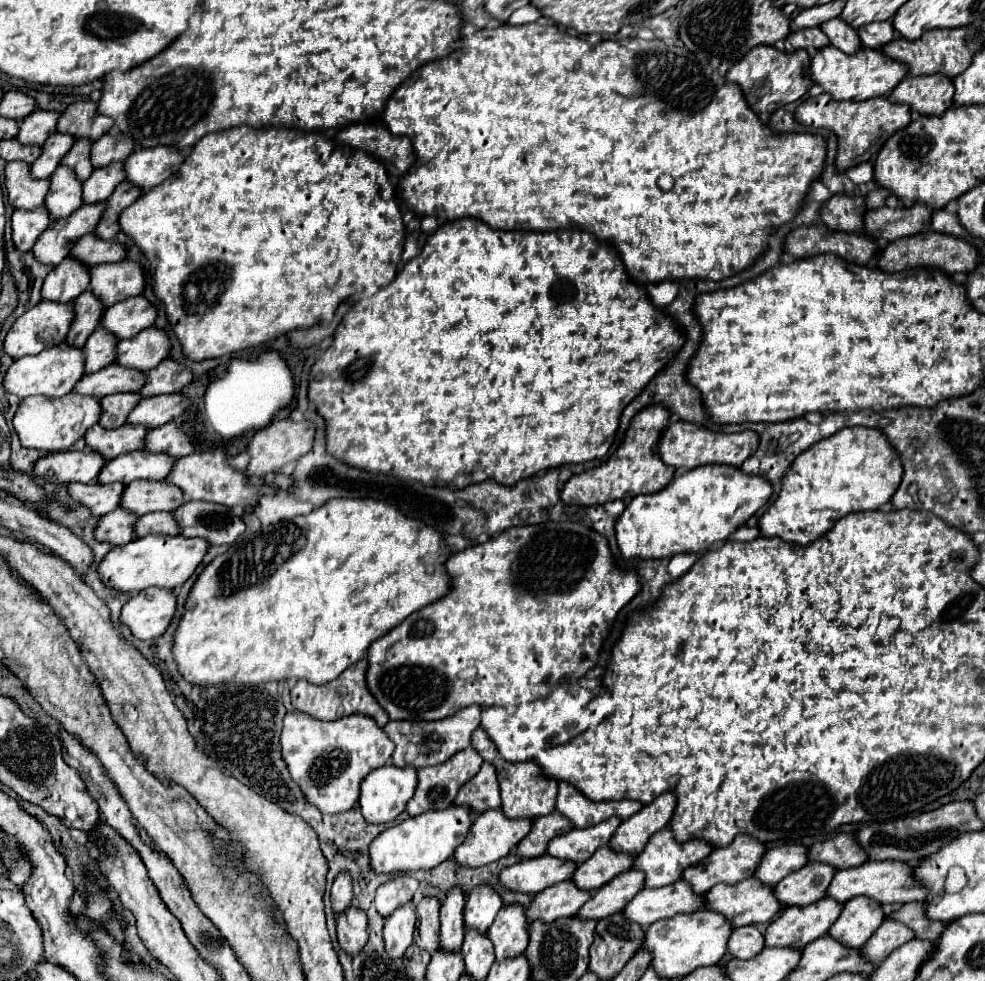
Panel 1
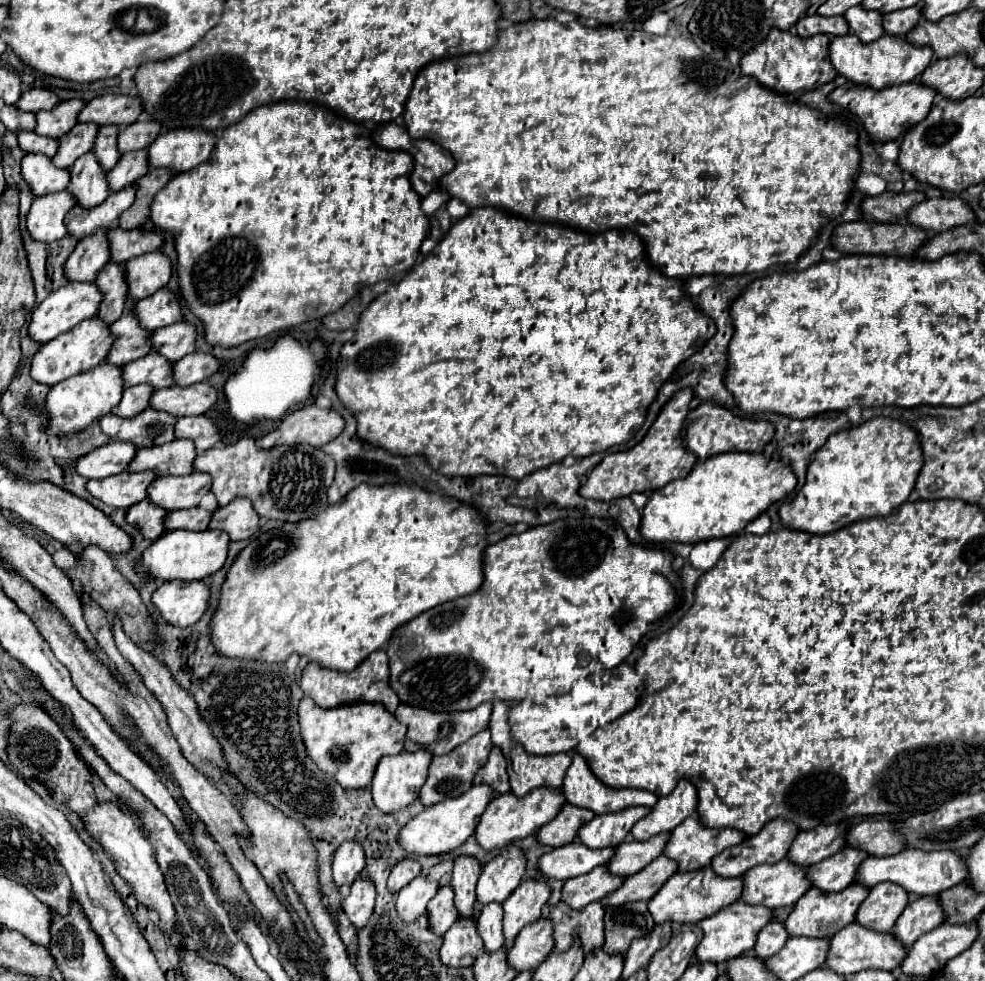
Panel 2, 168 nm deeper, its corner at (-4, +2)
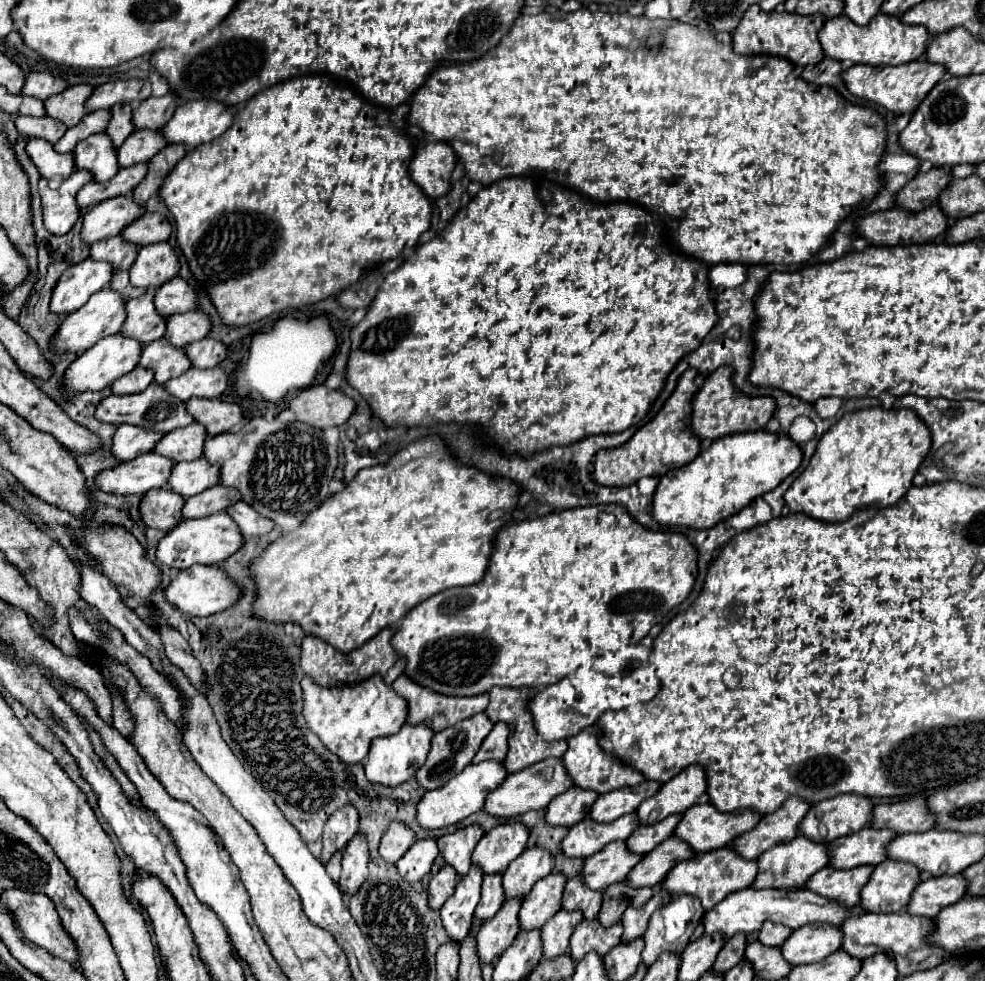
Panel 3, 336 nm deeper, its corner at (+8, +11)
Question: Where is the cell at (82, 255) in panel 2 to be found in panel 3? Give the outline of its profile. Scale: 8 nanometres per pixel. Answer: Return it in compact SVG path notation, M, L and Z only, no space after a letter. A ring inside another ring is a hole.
M129 194L109 198L109 200L93 206L83 216L81 240L85 244L93 244L93 242L117 236L131 220L135 220L141 214L143 214L143 206L137 206L129 198Z

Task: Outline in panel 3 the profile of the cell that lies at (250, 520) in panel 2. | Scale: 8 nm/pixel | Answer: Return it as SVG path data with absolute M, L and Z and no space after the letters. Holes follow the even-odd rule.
M239 500L233 506L229 506L225 512L233 518L233 522L237 522L239 532L243 536L267 534L273 528L273 522L269 518L265 518L259 512L255 512L253 508L249 508L249 504L245 504L243 500Z

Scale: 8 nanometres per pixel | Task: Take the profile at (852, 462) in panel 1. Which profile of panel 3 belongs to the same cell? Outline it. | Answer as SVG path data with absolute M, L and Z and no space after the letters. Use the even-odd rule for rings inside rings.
M881 406L857 410L845 414L837 424L833 424L825 436L821 436L815 454L811 456L803 474L791 484L785 492L785 504L791 512L799 512L811 516L815 520L825 522L843 522L847 520L857 508L875 506L875 508L889 508L897 504L897 500L911 488L911 480L927 456L931 448L931 432L923 420L915 416L911 410L885 410Z

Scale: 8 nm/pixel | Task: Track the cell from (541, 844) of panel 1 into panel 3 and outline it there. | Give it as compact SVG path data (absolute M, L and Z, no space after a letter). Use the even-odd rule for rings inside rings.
M569 788L567 792L553 798L553 802L545 810L545 822L549 826L573 826L581 822L587 814L593 802L597 800L595 792L581 790L581 788Z

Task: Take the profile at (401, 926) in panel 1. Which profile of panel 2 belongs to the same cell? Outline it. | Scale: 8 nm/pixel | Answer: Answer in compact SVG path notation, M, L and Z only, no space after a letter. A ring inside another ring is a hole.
M417 875L409 885L405 885L397 893L397 911L405 923L413 923L421 913L431 897L435 897L439 889L437 881L429 881L425 875Z

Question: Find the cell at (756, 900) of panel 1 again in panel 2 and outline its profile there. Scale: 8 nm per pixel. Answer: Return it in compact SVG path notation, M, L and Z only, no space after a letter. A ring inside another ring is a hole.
M787 859L773 865L757 865L749 869L749 873L743 875L743 883L745 883L745 889L743 889L741 899L745 903L749 903L749 899L761 899L761 905L769 909L795 905L805 895L805 891L811 889L811 881L807 879L807 867L801 869L801 865L793 865Z

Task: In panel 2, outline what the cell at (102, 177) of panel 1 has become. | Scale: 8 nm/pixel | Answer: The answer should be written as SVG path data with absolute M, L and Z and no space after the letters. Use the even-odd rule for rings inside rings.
M147 149L125 153L119 163L109 171L109 185L111 191L125 189L127 185L133 185L137 179L141 179L149 171L149 159Z

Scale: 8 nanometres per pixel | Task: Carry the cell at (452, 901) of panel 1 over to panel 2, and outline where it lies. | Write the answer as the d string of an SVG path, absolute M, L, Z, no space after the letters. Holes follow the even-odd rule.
M461 855L455 859L453 867L453 889L455 889L455 905L459 909L459 915L471 917L475 913L475 885L477 877L481 875L483 865L471 857L471 855Z

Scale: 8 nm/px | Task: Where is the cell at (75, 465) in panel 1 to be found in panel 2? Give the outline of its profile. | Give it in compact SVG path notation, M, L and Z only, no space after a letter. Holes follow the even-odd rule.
M111 441L77 461L77 471L81 471L87 479L105 479L109 475L117 475L129 467L137 449L139 447L131 441Z

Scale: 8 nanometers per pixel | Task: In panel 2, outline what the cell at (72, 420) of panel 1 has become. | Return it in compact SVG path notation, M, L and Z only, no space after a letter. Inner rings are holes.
M101 361L97 367L53 385L47 395L47 403L45 403L47 411L51 415L47 431L51 435L65 435L65 433L83 431L95 419L111 413L111 409L121 401L123 389L125 389L123 371L121 371L121 367L111 365L109 361Z

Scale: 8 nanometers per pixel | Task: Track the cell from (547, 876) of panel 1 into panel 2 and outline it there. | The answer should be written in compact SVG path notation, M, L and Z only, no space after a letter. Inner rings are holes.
M581 841L557 847L551 853L545 853L539 859L539 869L545 877L551 879L571 879L583 873L589 873L597 865L605 865L613 857L615 847L591 849Z

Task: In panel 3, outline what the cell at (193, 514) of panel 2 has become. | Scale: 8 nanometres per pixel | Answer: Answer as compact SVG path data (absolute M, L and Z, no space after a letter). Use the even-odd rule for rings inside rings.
M217 484L213 488L207 488L201 494L187 498L181 508L181 514L183 518L205 518L225 510L229 504L235 504L237 500L241 500L241 494L235 488Z

